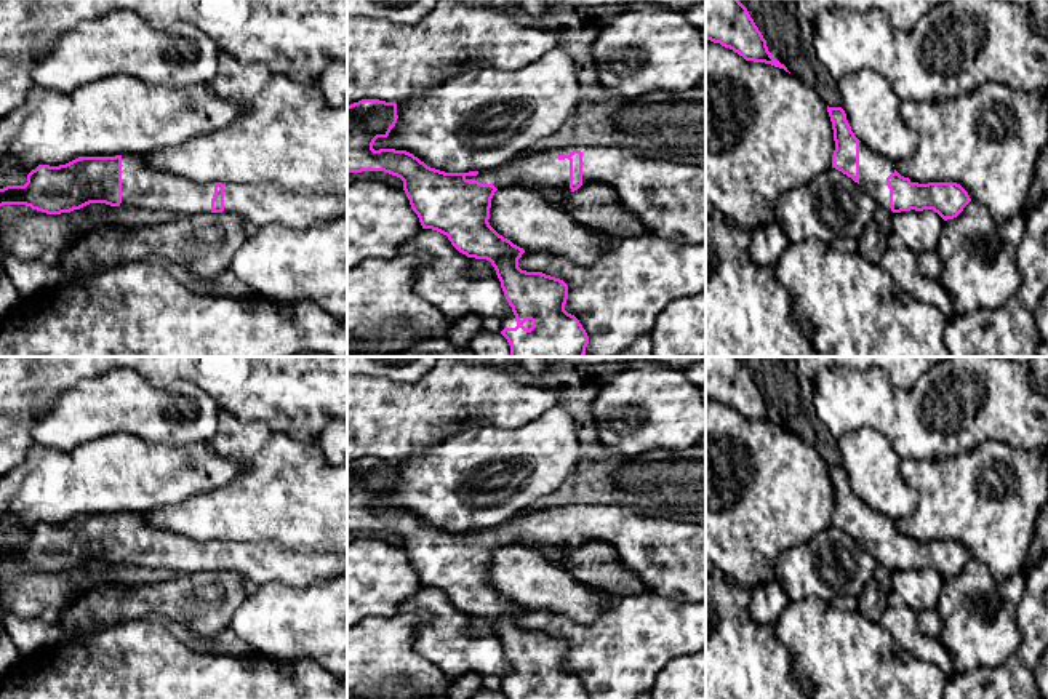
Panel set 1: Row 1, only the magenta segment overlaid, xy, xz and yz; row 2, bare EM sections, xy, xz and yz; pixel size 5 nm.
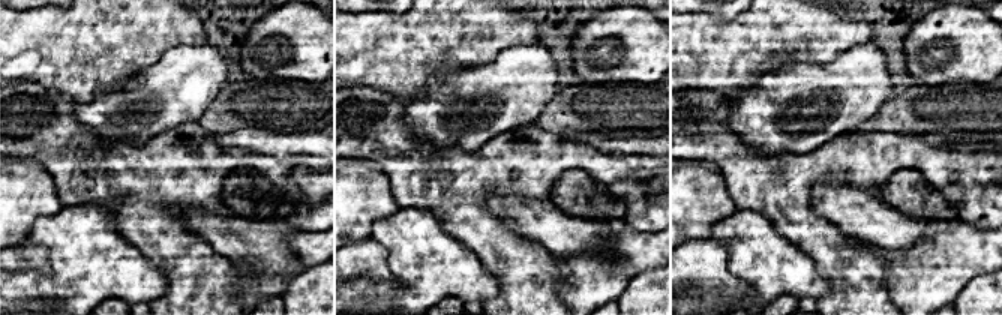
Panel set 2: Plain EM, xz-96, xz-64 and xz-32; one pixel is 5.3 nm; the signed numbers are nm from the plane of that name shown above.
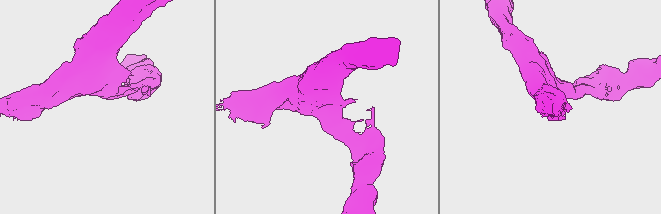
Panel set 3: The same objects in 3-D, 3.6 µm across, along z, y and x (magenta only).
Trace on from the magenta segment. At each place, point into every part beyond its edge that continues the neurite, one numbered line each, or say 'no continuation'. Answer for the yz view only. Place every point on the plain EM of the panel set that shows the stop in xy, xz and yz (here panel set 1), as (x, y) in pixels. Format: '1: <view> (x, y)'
1: yz (874, 527)

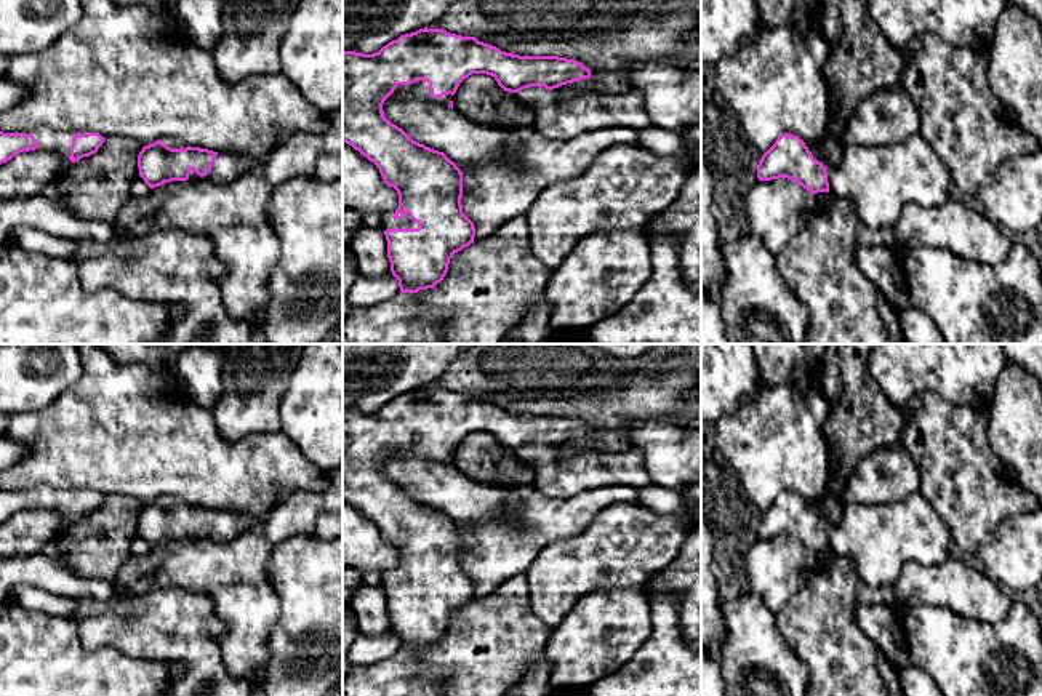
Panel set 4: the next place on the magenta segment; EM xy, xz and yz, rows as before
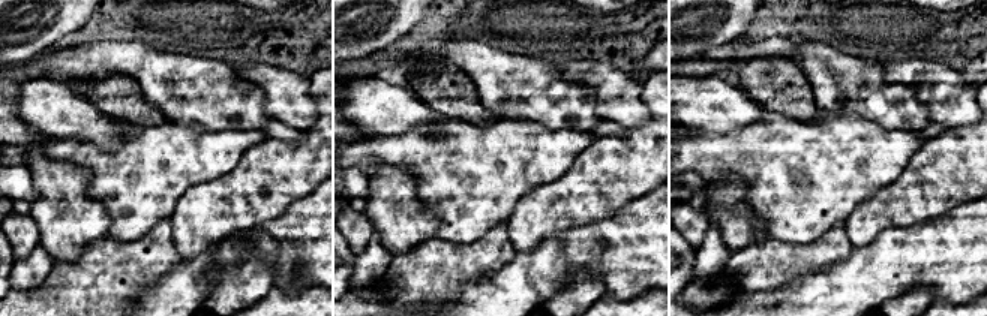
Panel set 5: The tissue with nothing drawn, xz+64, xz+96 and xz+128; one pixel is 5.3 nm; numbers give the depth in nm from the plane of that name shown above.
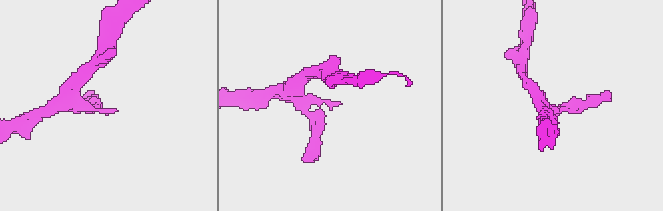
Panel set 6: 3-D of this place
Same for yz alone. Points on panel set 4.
1: yz (817, 514)

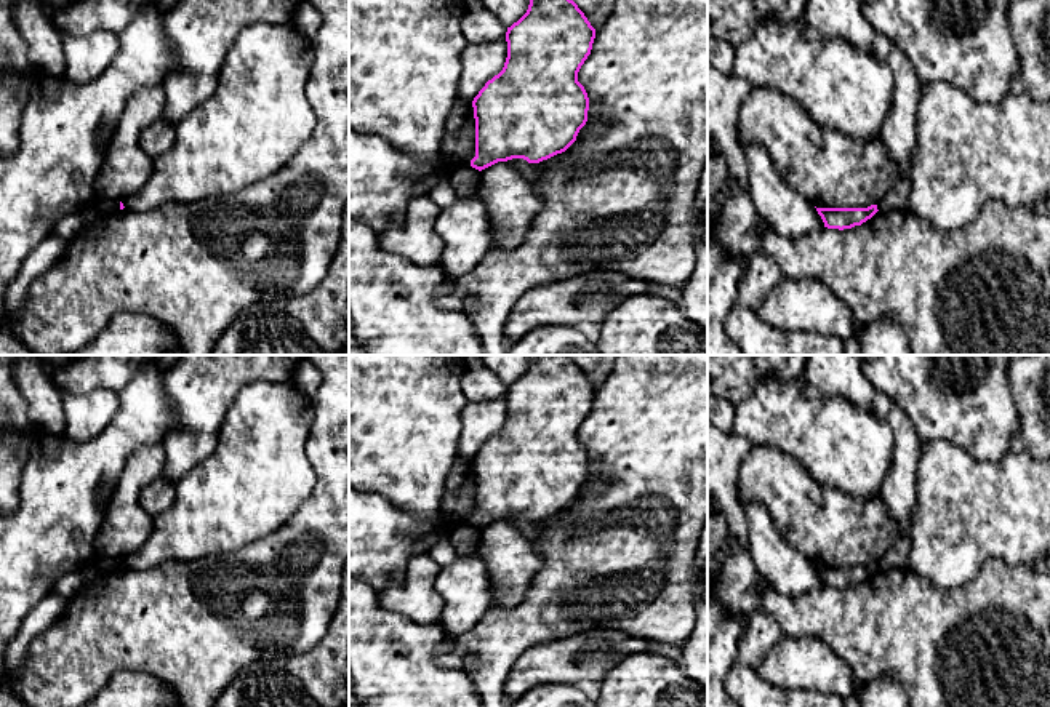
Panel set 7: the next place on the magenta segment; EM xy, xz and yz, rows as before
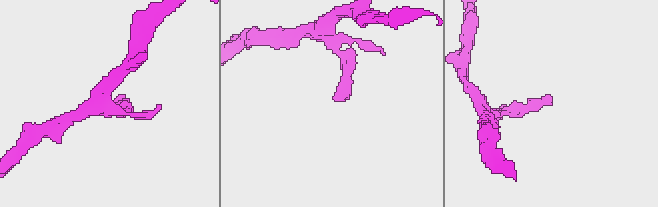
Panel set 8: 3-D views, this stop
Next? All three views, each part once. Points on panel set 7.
no continuation

